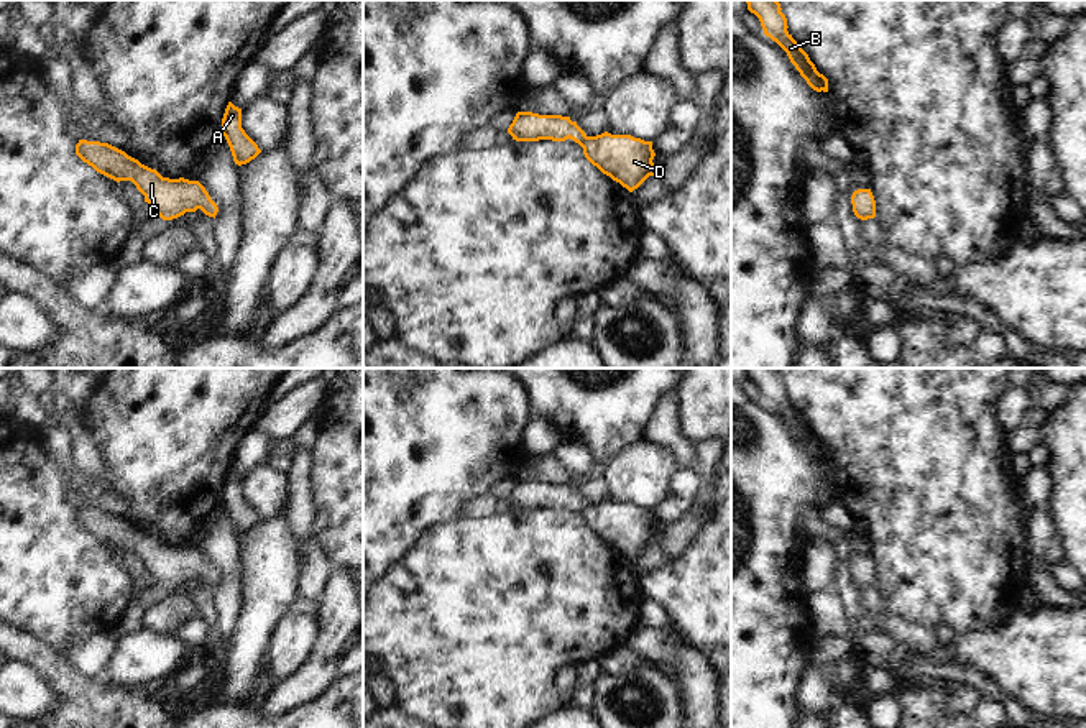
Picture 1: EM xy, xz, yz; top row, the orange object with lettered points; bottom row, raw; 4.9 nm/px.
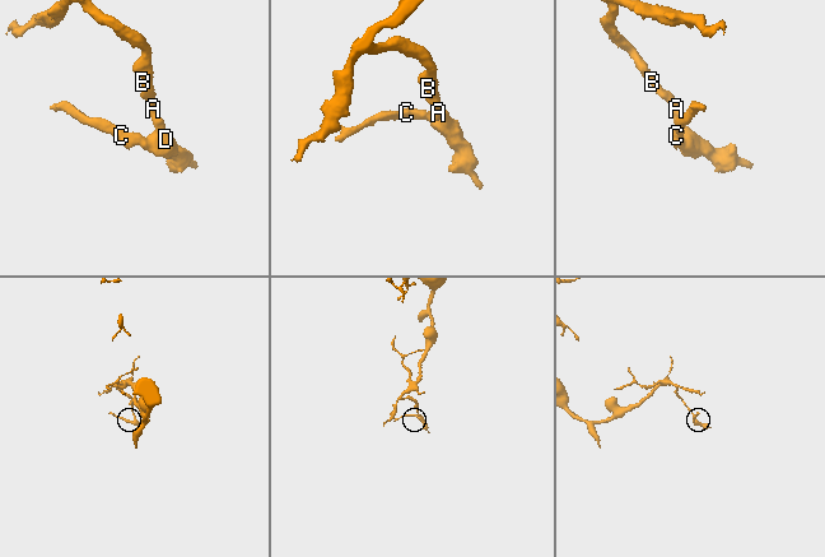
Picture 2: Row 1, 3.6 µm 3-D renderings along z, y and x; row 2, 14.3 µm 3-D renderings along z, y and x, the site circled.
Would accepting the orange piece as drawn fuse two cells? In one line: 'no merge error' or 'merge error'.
no merge error

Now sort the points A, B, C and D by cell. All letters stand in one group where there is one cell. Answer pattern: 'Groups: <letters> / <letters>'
Groups: A B C D.

